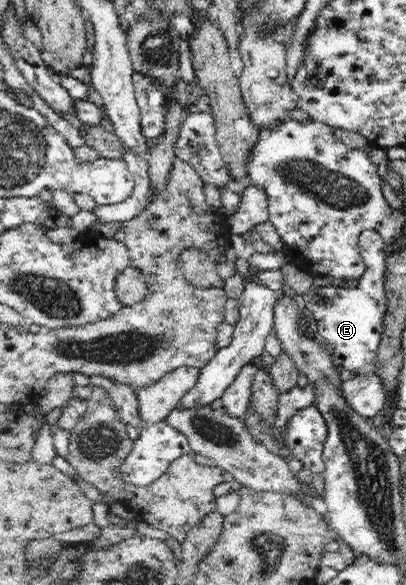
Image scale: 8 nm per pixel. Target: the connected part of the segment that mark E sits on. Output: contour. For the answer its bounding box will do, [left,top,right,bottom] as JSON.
[300,229,387,374]

